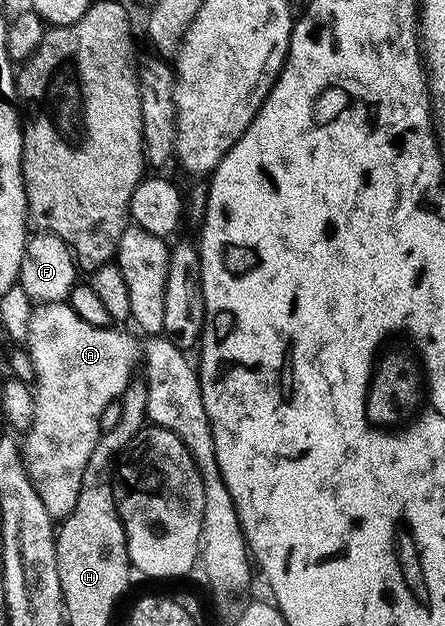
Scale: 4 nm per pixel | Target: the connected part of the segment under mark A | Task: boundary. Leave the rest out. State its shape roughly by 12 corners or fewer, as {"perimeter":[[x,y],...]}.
{"perimeter":[[36,303],[23,465],[52,518],[77,506],[101,412],[139,344]]}

